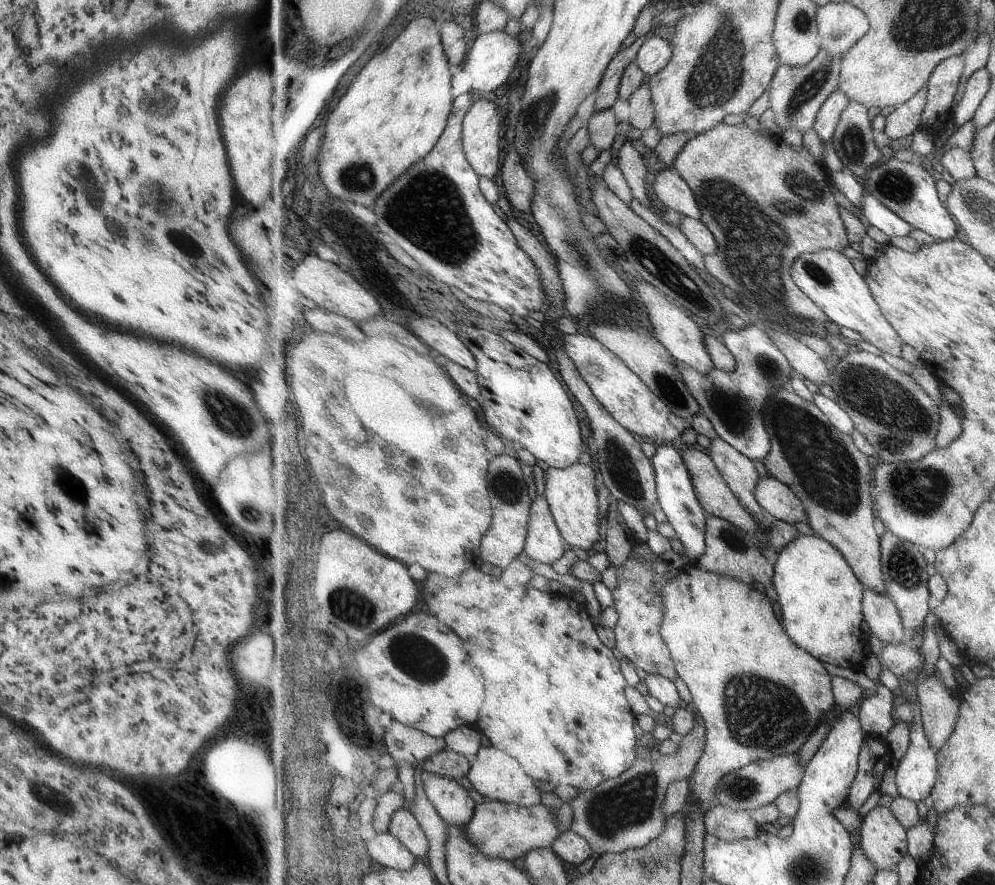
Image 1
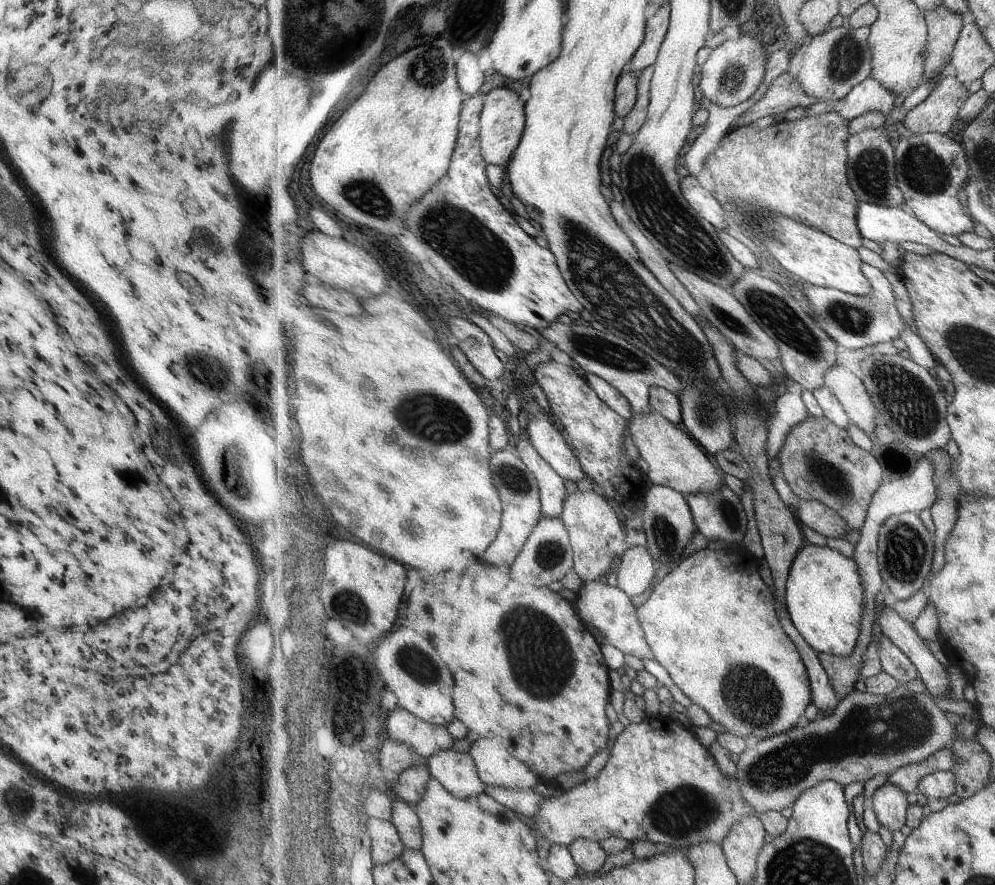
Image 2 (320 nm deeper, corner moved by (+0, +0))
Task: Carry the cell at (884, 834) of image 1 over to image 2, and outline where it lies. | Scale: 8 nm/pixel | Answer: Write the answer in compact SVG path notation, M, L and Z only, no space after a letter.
M885 782L876 791L871 799L875 814L881 826L887 825L892 831L901 830L908 824L907 793L896 784Z

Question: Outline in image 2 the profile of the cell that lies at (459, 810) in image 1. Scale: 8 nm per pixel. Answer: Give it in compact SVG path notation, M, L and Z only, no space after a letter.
M455 748L437 751L430 756L428 768L433 777L460 799L486 792L487 785L481 780L476 760L470 752L460 753Z

